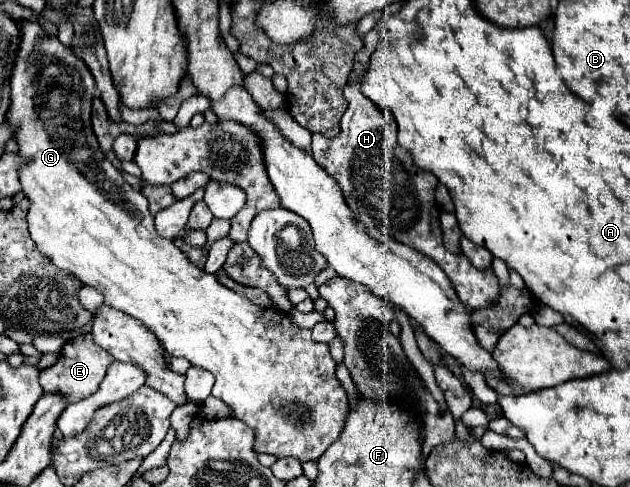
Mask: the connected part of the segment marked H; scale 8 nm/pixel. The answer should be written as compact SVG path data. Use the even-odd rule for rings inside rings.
M359 81L345 87L345 99L349 101L349 107L341 119L341 135L327 139L313 133L311 151L315 161L341 185L343 197L353 209L353 215L365 225L373 239L379 237L381 229L387 237L433 259L445 271L457 297L469 311L493 305L499 297L499 281L493 269L475 269L463 253L455 255L445 249L439 229L439 209L435 203L435 187L439 181L431 173L413 165L411 153L399 147L395 119L363 97Z

